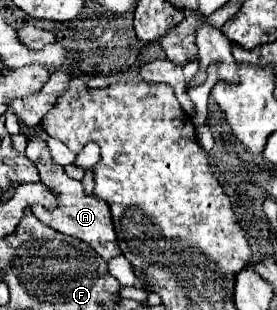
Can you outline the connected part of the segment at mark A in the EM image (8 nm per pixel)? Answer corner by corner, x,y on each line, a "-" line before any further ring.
40,136
30,138
28,146
26,146
26,156
38,166
40,180
58,199
54,210
46,210
46,208
42,208
42,204
34,204
32,206
34,216
42,224
46,224
46,226
50,226
50,228
54,228
54,230
58,230
58,232
62,232
66,236
74,236
74,238
84,240
86,244
96,248
96,252
104,260
120,256
122,252
120,252
118,242
116,242
116,234
114,234
114,226
112,226
112,216
110,216
110,206
104,200
96,198
96,196
86,196
81,181
68,178
68,174
64,172
64,166
58,166
58,164
52,162
44,138
40,138

